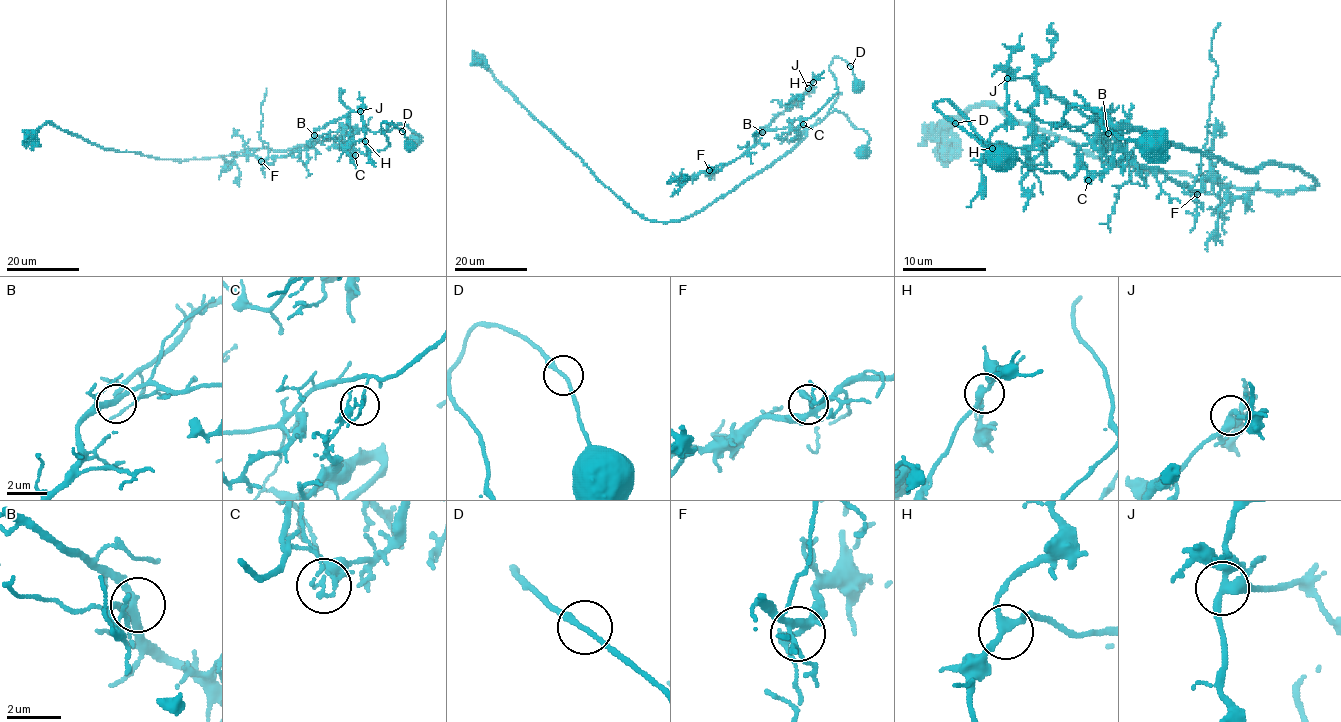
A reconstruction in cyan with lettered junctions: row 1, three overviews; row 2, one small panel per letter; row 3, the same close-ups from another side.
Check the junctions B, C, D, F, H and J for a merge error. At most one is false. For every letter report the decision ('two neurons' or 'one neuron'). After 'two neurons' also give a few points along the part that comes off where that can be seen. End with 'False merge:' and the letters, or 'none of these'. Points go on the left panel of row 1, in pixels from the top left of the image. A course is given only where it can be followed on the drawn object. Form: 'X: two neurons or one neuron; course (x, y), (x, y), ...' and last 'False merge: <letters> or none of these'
B: one neuron
C: two neurons; course (355, 155), (351, 144), (316, 135), (304, 149), (268, 159), (268, 146), (258, 136), (266, 88)
D: one neuron
F: one neuron
H: one neuron
J: one neuron
False merge: C

